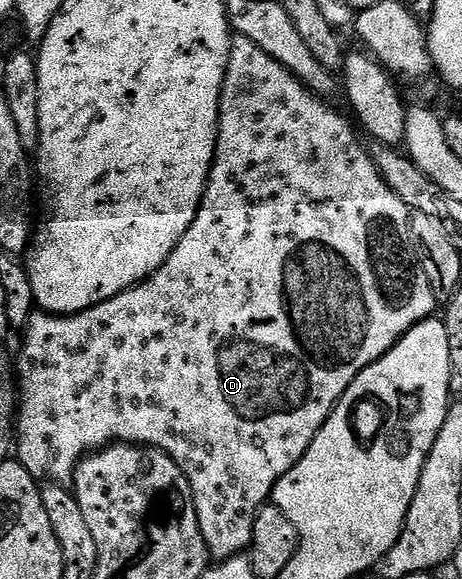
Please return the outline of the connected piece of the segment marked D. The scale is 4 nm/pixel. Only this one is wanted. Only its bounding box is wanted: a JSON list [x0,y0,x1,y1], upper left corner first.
[16,36,436,562]

